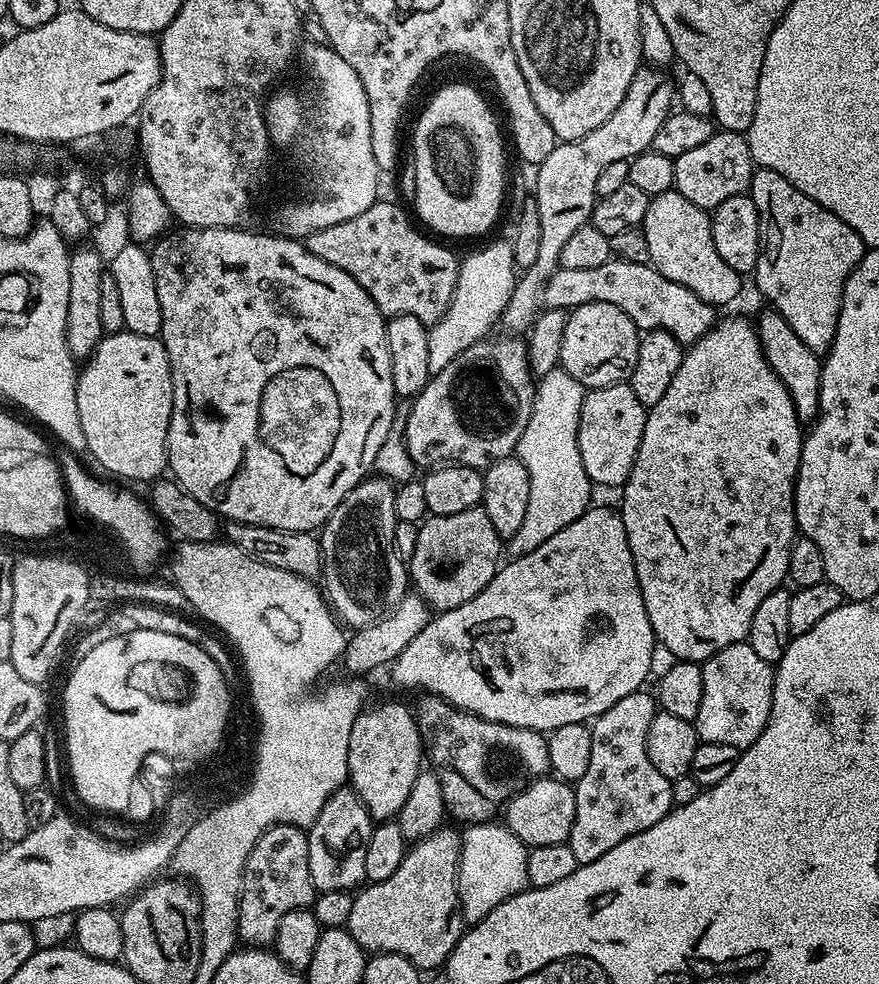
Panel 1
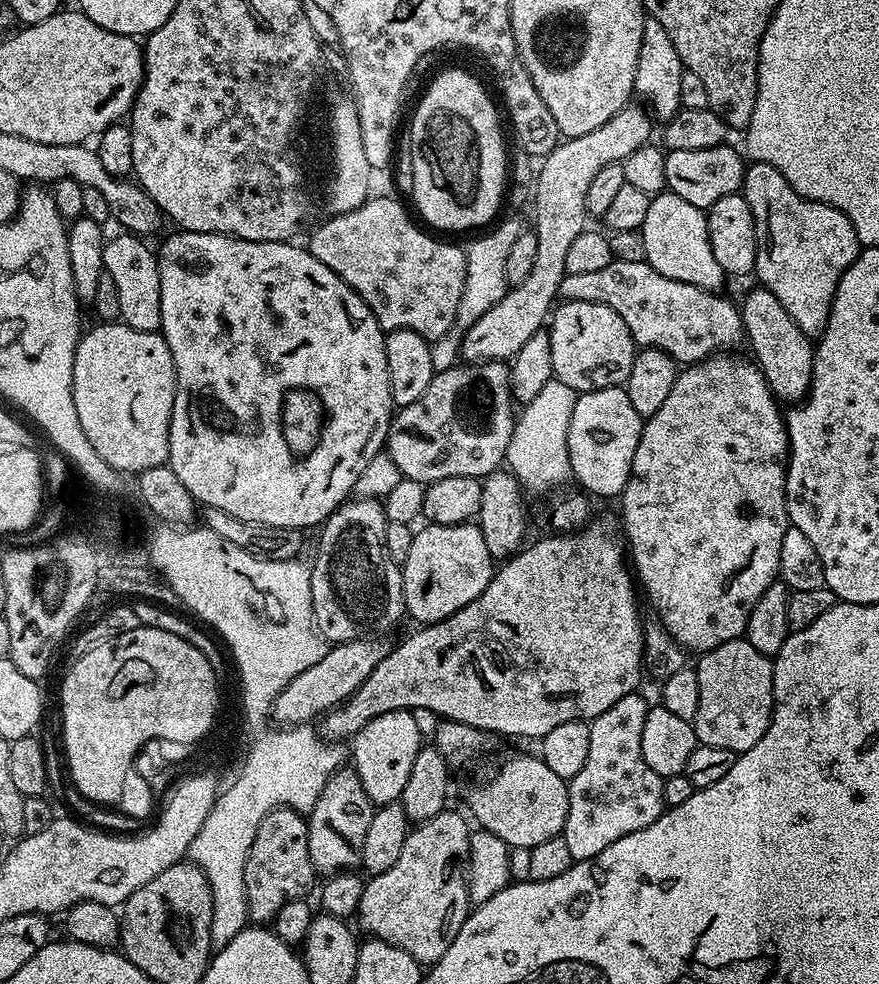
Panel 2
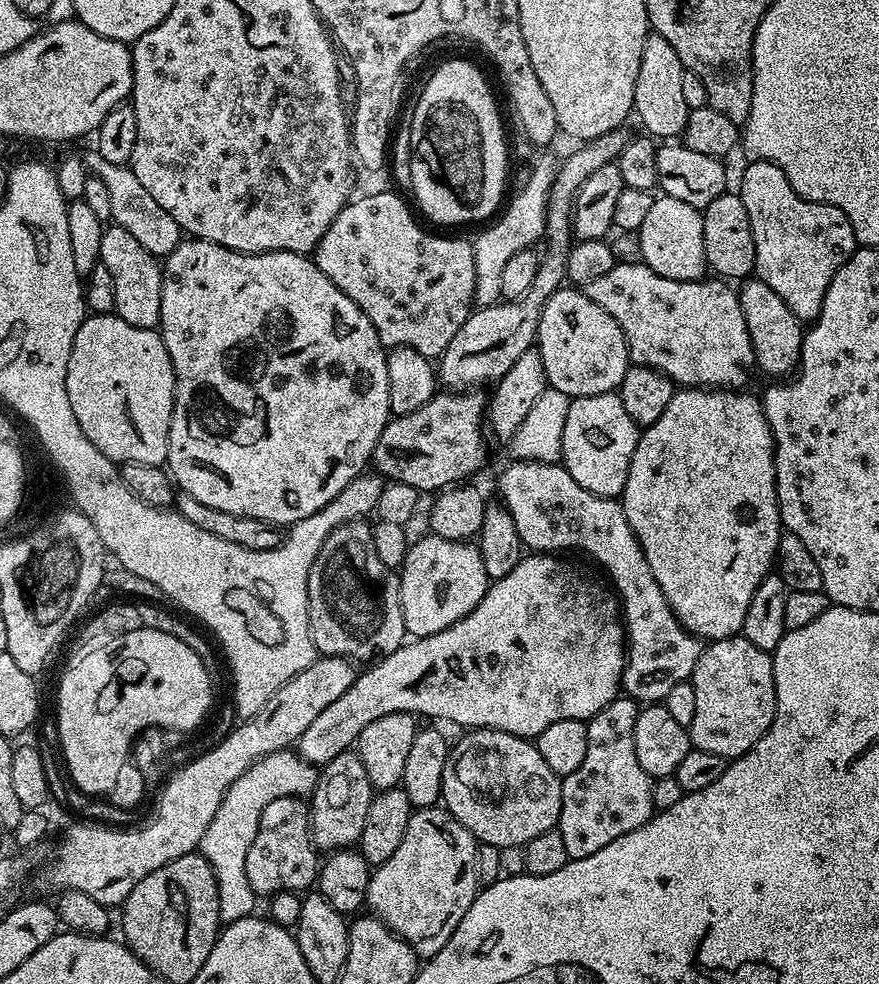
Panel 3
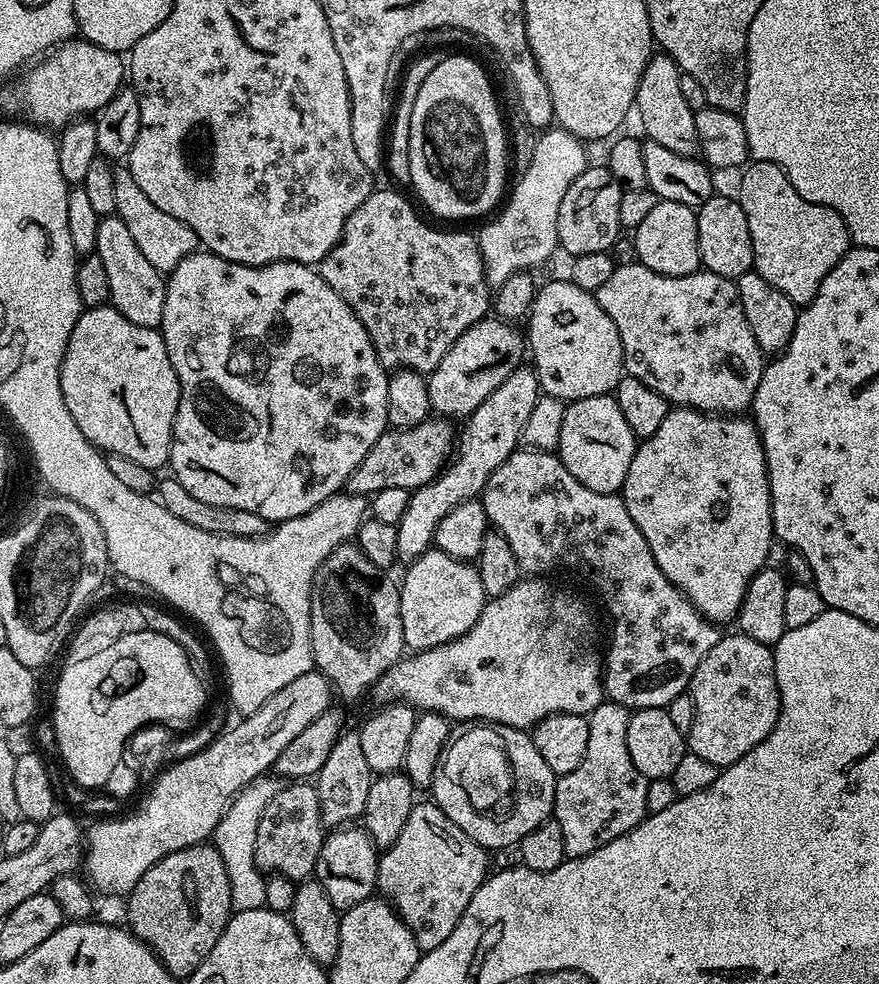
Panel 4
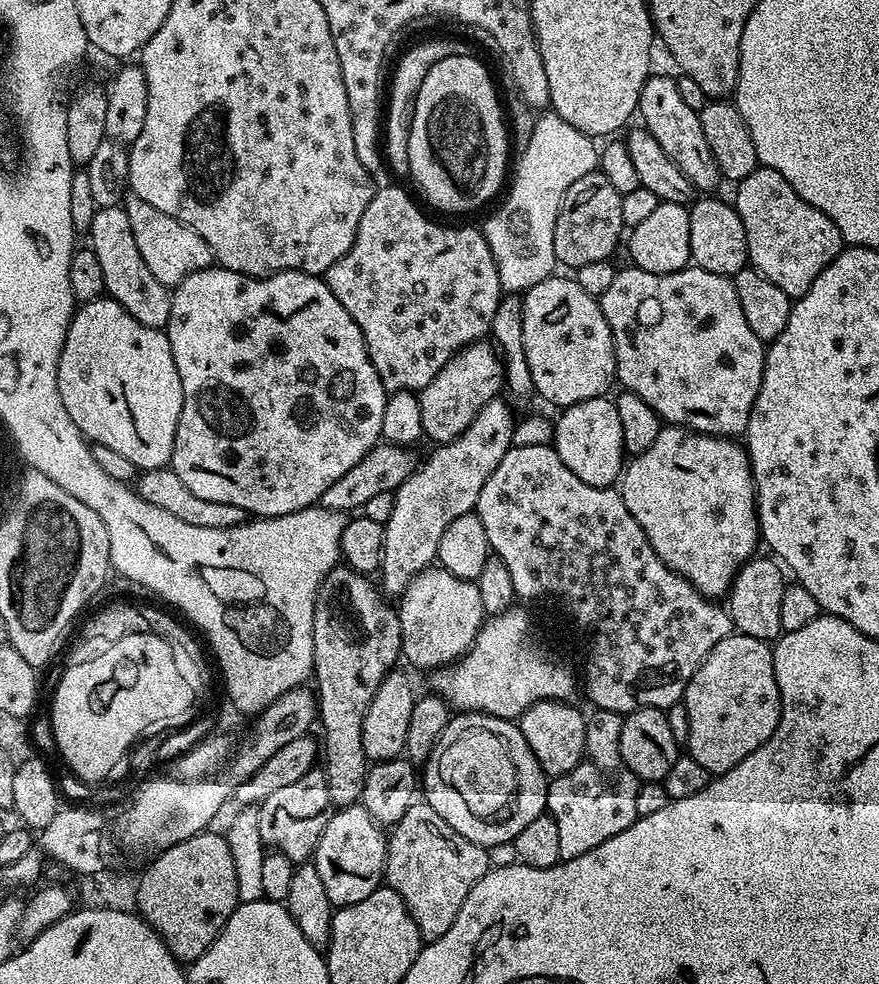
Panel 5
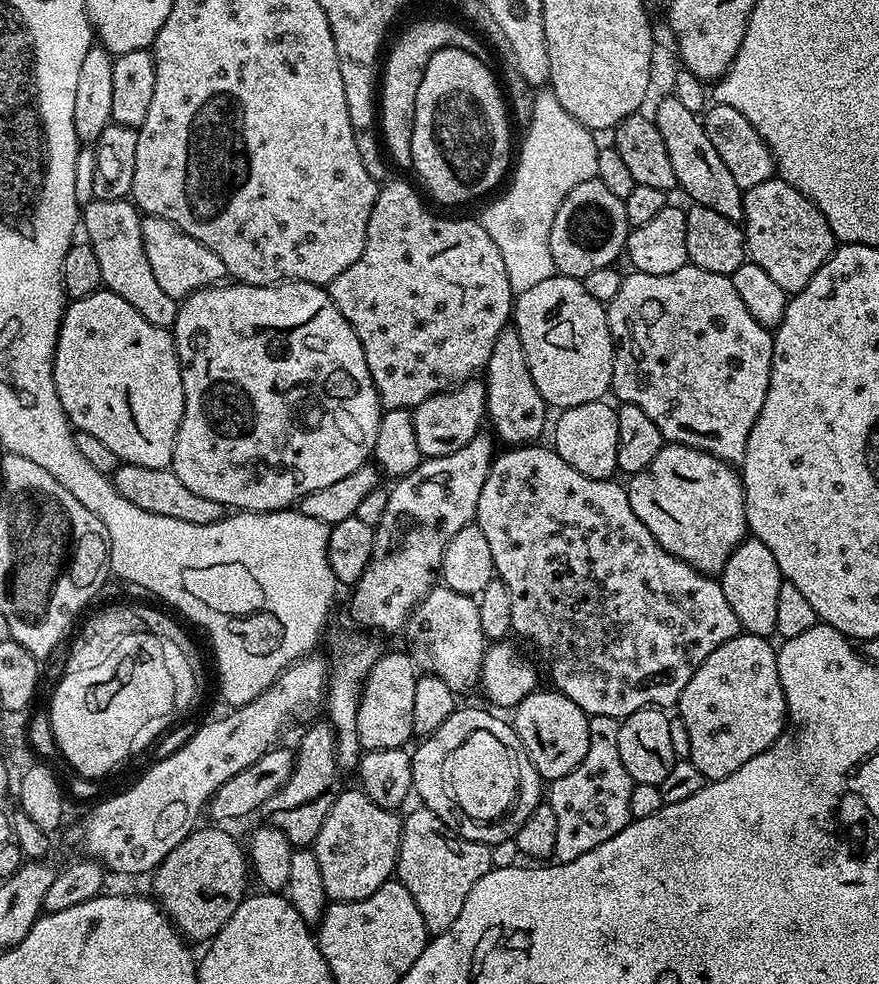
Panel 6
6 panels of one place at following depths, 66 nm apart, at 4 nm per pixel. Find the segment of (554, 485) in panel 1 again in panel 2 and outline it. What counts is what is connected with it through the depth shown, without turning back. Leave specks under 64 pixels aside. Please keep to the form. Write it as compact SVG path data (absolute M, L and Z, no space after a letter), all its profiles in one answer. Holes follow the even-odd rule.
M553 378L542 386L542 390L538 390L538 395L530 403L519 409L506 464L525 489L537 488L540 492L548 492L552 484L560 484L572 476L568 435L570 414L574 414L577 395L574 389L566 386L566 382Z

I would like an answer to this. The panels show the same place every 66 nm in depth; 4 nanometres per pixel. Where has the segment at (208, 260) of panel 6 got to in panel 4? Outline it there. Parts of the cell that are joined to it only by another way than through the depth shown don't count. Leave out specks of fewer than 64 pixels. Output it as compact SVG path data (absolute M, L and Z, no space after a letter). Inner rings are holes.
M127 167L116 168L114 191L115 215L119 216L122 222L126 222L126 227L130 229L130 235L134 237L138 250L142 250L146 262L150 262L150 266L154 266L154 270L158 270L162 274L172 272L174 266L178 266L178 262L182 262L182 258L197 251L198 241L194 230L190 230L190 226L186 226L186 222L178 222L178 218L173 218L171 214L164 213L159 206L154 206L154 202L150 202L150 198L146 198L144 191L139 188L138 182L134 182Z

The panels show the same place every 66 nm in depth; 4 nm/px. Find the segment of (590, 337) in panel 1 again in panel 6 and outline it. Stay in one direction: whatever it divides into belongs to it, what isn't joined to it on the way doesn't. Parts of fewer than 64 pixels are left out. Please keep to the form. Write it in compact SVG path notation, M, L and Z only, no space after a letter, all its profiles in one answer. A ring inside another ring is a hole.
M553 274L546 282L538 282L538 286L530 286L530 290L519 293L514 300L514 327L518 338L522 338L522 350L526 350L530 378L534 378L534 386L538 386L538 394L542 394L545 404L563 410L604 400L609 395L616 350L608 325L608 310L601 301L586 294L577 277Z

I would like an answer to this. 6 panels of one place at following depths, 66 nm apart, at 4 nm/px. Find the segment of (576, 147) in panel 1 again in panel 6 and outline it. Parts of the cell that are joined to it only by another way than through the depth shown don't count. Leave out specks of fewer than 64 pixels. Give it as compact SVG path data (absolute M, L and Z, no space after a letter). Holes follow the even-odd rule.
M476 378L426 398L426 402L411 409L414 438L418 438L421 457L445 456L454 454L454 450L462 450L462 446L469 444L481 431L480 423L485 423L487 410L486 390Z

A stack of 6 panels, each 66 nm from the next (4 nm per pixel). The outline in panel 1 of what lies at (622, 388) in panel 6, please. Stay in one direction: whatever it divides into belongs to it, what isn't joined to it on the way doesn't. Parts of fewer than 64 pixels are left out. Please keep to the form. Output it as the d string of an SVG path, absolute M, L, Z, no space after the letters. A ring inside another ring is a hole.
M619 259L602 262L602 266L590 266L586 270L566 270L557 268L544 287L544 308L562 308L571 310L590 302L610 302L618 306L634 326L644 332L661 328L672 332L674 338L682 345L690 345L702 338L712 329L718 319L717 309L702 302L686 286L670 282L651 263L639 264Z

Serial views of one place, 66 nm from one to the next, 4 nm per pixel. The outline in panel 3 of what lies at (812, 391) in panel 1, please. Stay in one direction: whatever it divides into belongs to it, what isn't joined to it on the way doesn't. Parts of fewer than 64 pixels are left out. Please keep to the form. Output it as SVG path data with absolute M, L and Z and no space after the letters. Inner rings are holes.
M748 278L739 285L738 295L740 305L742 306L742 318L746 318L746 330L750 334L750 346L754 350L756 359L756 368L764 371L768 378L788 378L795 373L800 363L800 351L804 341L805 329L802 327L802 321L795 316L762 282L759 278Z

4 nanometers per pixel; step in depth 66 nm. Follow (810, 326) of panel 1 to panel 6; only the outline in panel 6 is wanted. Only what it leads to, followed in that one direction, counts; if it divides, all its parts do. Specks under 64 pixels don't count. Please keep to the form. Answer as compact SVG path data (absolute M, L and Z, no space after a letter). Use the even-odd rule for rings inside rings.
M785 180L758 182L744 192L744 242L751 263L762 266L776 285L789 294L801 292L832 256L838 241L826 218L801 192Z

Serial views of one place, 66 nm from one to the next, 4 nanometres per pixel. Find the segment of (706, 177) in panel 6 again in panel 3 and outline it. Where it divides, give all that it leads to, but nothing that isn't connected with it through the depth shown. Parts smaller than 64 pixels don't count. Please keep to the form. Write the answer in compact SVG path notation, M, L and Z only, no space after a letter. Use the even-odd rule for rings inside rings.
M649 31L646 42L642 46L642 66L638 66L638 82L634 82L634 109L635 119L640 119L640 124L645 133L653 138L676 138L683 133L686 126L686 118L689 109L686 106L686 94L682 90L682 74L686 71L682 61L678 58L678 53L662 34Z

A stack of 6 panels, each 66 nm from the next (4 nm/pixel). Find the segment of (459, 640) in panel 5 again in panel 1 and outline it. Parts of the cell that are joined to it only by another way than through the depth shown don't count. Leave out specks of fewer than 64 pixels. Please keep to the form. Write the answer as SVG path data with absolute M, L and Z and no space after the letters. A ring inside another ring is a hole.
M483 507L462 510L458 514L445 516L429 515L417 527L418 546L414 546L414 558L410 565L410 580L414 585L415 595L422 597L429 609L437 613L462 606L462 602L470 602L474 594L478 594L494 578L497 568L501 567L502 538L494 530L490 518L486 518Z

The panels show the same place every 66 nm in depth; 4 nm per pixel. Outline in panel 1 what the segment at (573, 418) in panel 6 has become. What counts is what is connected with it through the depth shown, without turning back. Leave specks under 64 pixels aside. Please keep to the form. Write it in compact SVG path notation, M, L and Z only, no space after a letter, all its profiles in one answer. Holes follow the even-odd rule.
M631 383L611 384L585 391L582 414L578 418L578 450L582 454L582 466L586 468L586 474L593 485L619 489L628 481L638 446L642 442L642 430L646 426L647 417L648 409L642 406L642 402L638 402Z

